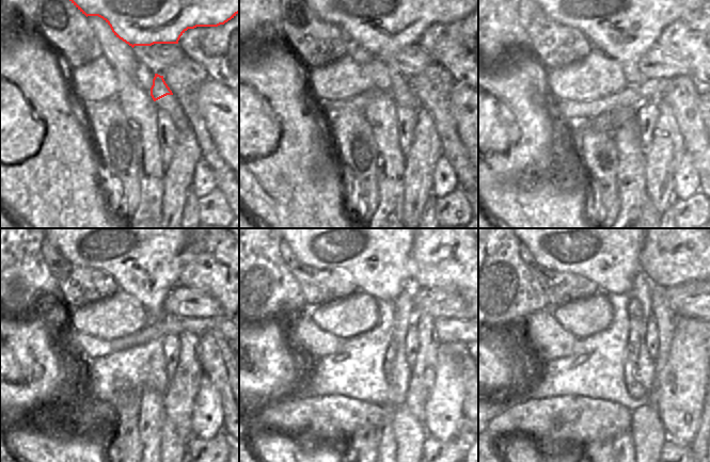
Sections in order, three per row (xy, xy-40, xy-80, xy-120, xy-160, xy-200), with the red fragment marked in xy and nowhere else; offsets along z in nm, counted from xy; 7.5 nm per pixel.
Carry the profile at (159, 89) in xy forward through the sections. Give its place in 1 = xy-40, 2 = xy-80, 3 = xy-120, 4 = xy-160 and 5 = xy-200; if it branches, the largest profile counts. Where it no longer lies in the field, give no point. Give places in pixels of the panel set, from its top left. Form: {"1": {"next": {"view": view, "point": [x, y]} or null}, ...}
{"1": {"next": {"view": "xy-40", "point": [399, 88]}}, "2": {"next": {"view": "xy-80", "point": [622, 11]}}, "3": {"next": {"view": "xy-120", "point": [141, 250]}}, "4": {"next": {"view": "xy-160", "point": [375, 250]}}, "5": {"next": {"view": "xy-200", "point": [605, 250]}}}

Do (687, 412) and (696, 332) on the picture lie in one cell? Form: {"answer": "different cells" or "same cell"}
{"answer": "different cells"}

